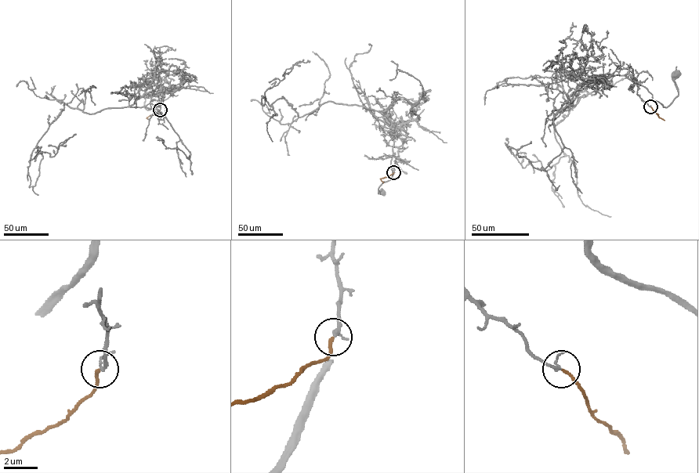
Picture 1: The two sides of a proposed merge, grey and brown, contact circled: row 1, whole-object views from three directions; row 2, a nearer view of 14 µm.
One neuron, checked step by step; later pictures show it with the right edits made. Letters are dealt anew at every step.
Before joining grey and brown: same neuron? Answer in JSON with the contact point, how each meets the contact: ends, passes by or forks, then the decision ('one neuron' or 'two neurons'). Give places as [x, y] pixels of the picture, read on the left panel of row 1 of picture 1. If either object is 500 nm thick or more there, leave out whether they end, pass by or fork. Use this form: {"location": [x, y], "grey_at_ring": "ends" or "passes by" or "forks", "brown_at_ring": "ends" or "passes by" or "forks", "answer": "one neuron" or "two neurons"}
{"location": [160, 110], "grey_at_ring": "passes by", "brown_at_ring": "ends", "answer": "one neuron"}

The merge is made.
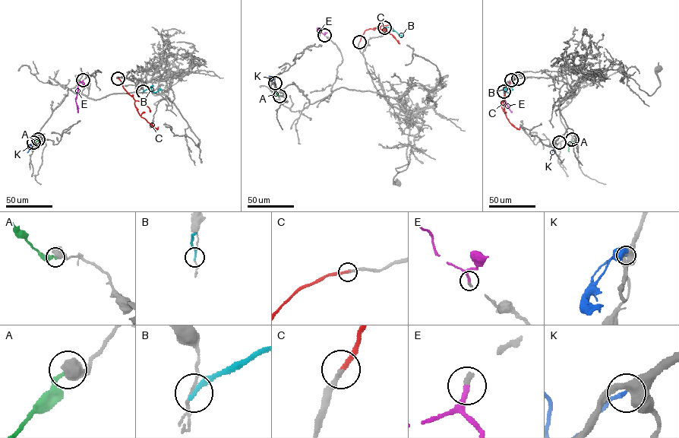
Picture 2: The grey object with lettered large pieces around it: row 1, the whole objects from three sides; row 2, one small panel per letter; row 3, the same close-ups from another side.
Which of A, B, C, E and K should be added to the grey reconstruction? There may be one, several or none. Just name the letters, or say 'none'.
C, E

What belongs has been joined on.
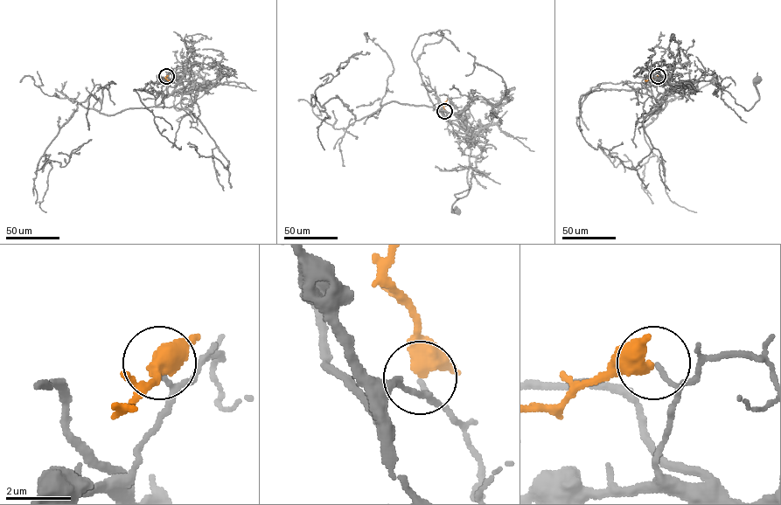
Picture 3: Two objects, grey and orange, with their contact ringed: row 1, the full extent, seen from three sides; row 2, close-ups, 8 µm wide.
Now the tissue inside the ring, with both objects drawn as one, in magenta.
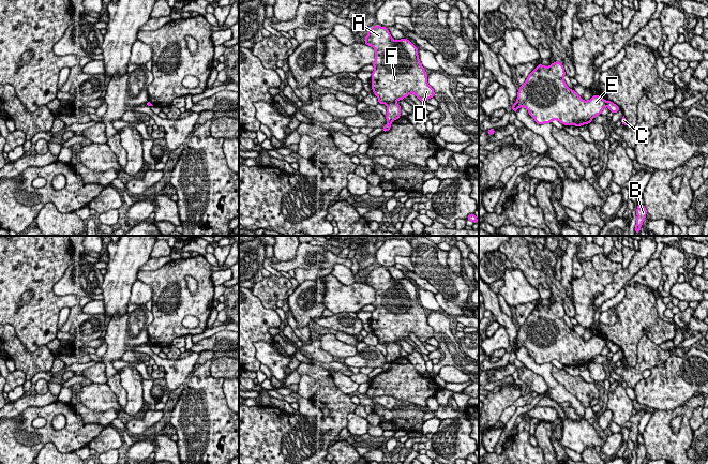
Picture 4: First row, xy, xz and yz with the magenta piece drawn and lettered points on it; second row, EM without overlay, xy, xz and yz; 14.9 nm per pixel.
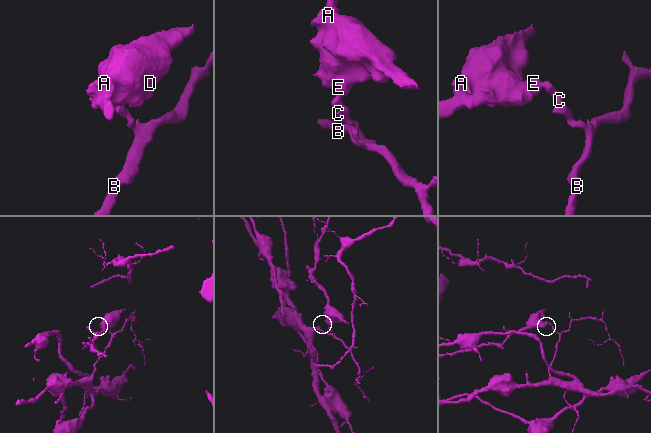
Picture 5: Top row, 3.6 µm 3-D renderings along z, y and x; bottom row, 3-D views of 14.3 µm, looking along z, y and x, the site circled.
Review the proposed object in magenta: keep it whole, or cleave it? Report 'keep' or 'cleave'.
cleave

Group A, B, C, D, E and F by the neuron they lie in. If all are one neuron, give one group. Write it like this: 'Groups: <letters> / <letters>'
Groups: A D E F / B C

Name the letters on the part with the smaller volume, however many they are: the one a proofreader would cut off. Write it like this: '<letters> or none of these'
A, D, E, F

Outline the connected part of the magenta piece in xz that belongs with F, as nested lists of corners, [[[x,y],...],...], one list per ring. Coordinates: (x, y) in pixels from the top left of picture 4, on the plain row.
[[[375,265],[364,281],[376,290],[371,326],[378,343],[387,345],[388,363],[401,357],[402,347],[396,341],[413,333],[423,343],[435,335],[420,303],[418,288],[409,280],[404,278],[396,281],[388,268]]]

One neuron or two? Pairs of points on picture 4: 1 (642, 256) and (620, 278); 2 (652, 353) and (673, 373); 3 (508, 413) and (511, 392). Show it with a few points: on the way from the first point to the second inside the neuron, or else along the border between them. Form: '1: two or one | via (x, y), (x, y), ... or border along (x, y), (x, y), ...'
1: one | via (637, 262), (626, 274)
2: two | border along (672, 353), (663, 363), (659, 363), (650, 370)
3: two | border along (512, 404), (502, 412), (499, 420)

